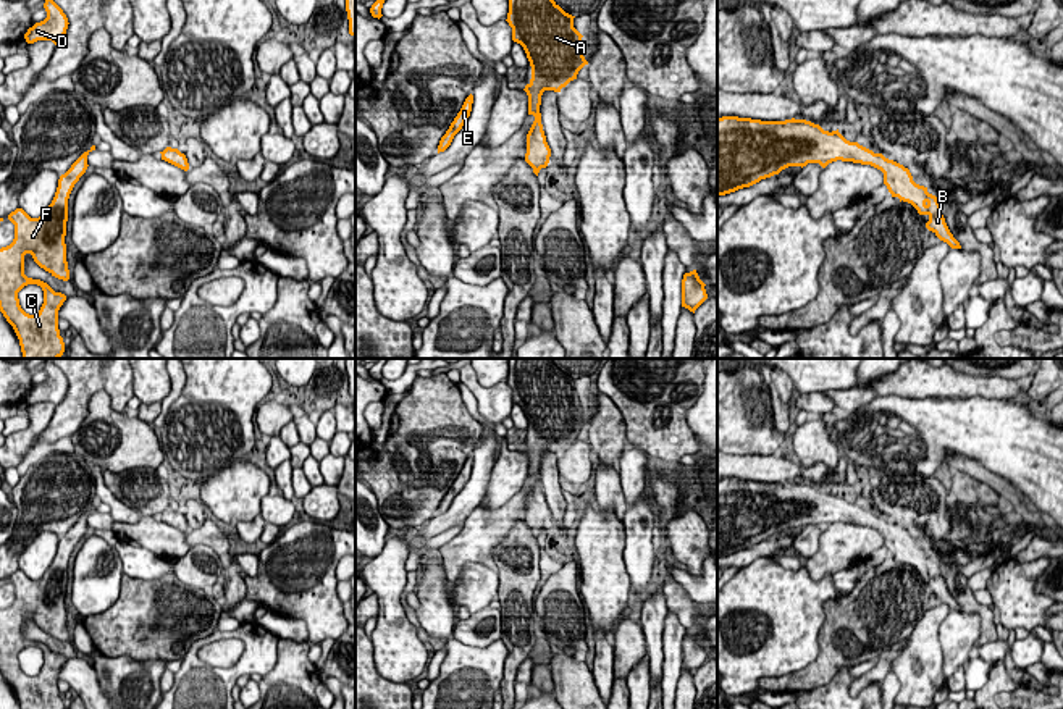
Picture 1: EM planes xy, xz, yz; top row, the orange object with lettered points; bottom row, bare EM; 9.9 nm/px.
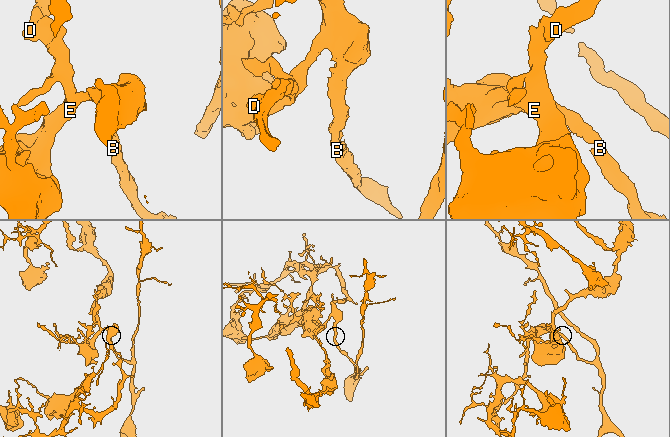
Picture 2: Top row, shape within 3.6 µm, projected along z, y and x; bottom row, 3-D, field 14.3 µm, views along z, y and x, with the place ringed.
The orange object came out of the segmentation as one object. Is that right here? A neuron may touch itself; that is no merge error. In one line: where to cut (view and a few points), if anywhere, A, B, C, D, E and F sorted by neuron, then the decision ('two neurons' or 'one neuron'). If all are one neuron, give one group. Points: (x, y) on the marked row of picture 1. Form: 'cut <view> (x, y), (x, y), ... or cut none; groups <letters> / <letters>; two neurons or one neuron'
cut none; groups A B C D E F; one neuron

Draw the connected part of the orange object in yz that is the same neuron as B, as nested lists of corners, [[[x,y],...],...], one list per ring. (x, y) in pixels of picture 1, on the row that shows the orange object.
[[[717,118],[717,197],[750,187],[788,166],[819,163],[826,168],[837,160],[880,170],[892,197],[911,203],[919,215],[927,215],[926,228],[952,249],[961,249],[945,223],[937,197],[916,184],[908,168],[847,141],[838,129],[829,132],[819,124],[795,118]]]

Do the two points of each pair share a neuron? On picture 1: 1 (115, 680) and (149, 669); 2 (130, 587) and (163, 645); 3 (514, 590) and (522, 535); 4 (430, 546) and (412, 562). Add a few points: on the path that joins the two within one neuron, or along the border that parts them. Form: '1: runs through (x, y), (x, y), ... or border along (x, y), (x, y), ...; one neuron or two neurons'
1: runs through (123, 679), (141, 677); one neuron
2: runs through (141, 601), (147, 611), (149, 630); one neuron
3: runs through (519, 577), (520, 548); one neuron
4: runs through (425, 549), (417, 557); one neuron

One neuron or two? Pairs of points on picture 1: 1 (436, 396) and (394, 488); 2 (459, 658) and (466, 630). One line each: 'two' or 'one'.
1: one
2: two

